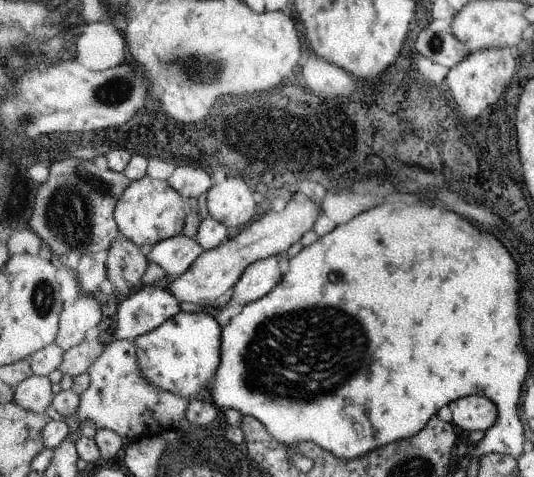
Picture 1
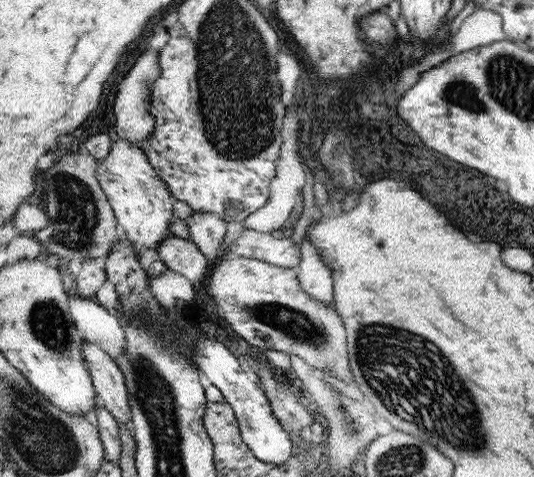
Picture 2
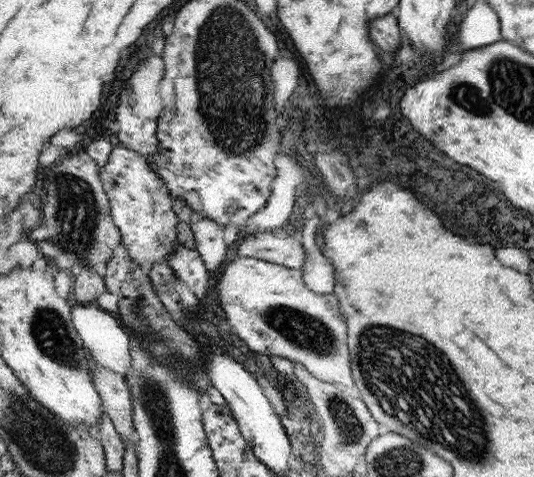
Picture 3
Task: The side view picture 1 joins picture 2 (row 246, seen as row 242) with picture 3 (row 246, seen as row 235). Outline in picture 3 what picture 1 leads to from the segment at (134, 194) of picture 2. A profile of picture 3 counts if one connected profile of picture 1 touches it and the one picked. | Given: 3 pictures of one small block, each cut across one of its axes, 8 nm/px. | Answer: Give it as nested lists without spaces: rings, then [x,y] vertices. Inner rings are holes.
[[[120,143],[110,162],[102,167],[102,178],[109,192],[113,218],[122,230],[123,246],[140,266],[166,263],[181,246],[180,216],[174,212],[174,196],[167,182],[140,152]]]

